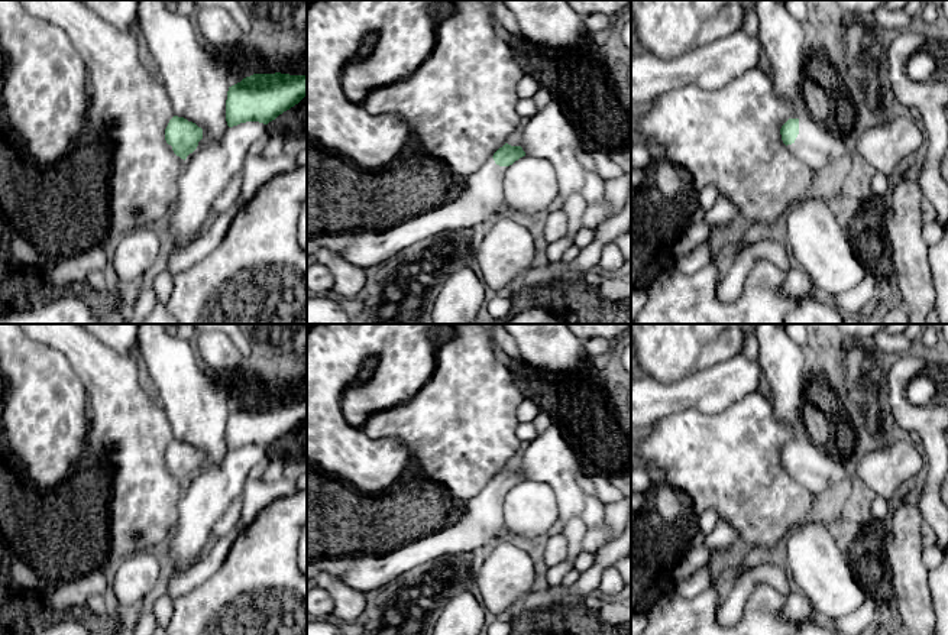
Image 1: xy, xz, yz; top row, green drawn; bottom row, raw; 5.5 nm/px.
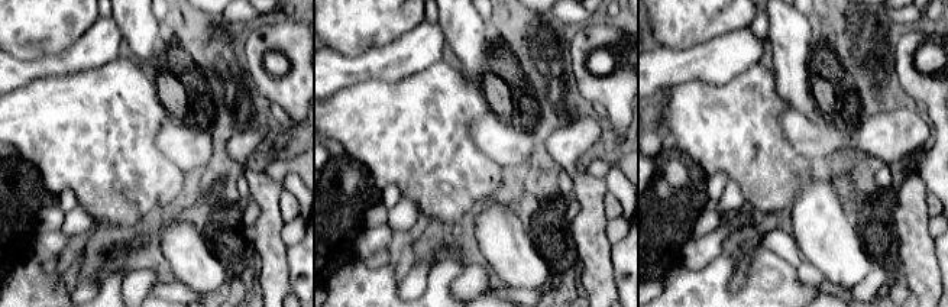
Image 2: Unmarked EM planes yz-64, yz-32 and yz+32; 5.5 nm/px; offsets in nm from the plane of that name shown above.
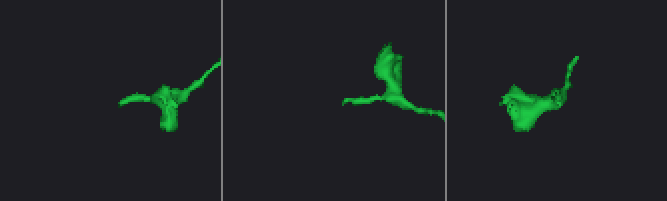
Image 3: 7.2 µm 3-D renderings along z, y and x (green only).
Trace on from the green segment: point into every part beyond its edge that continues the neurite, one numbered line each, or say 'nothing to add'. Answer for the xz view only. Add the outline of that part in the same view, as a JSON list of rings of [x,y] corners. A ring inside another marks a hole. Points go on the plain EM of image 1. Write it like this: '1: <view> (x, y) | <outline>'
1: xz (482, 521) | [[[491,482],[478,496],[460,503],[456,524],[447,524],[443,529],[388,554],[362,555],[349,571],[340,574],[342,580],[366,594],[423,563],[495,544],[505,535],[507,493],[508,490],[499,490]]]

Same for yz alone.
1: yz (817, 470) | [[[812,441],[799,443],[799,459],[787,473],[813,495],[822,495],[842,483],[851,467],[841,459],[834,459]]]

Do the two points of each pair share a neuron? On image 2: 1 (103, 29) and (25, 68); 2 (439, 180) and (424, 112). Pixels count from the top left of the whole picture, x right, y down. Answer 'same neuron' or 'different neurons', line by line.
1: same neuron
2: same neuron

